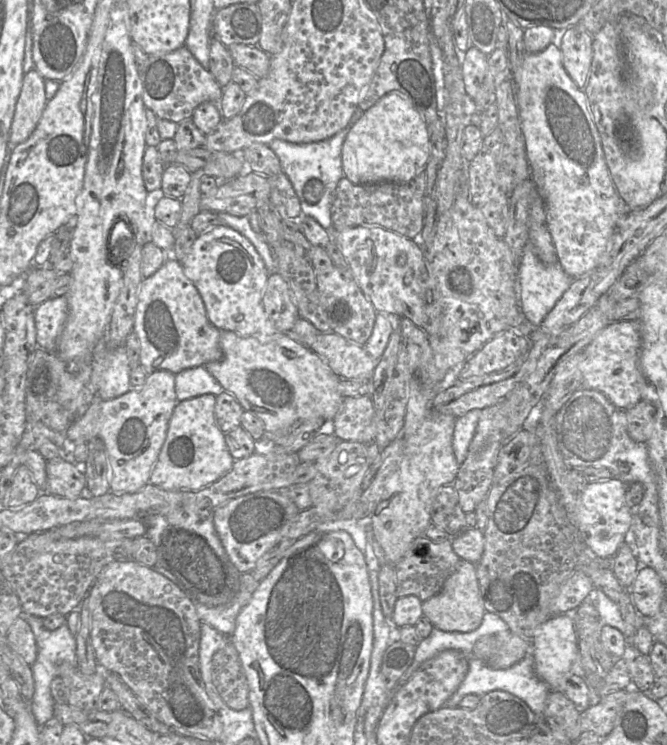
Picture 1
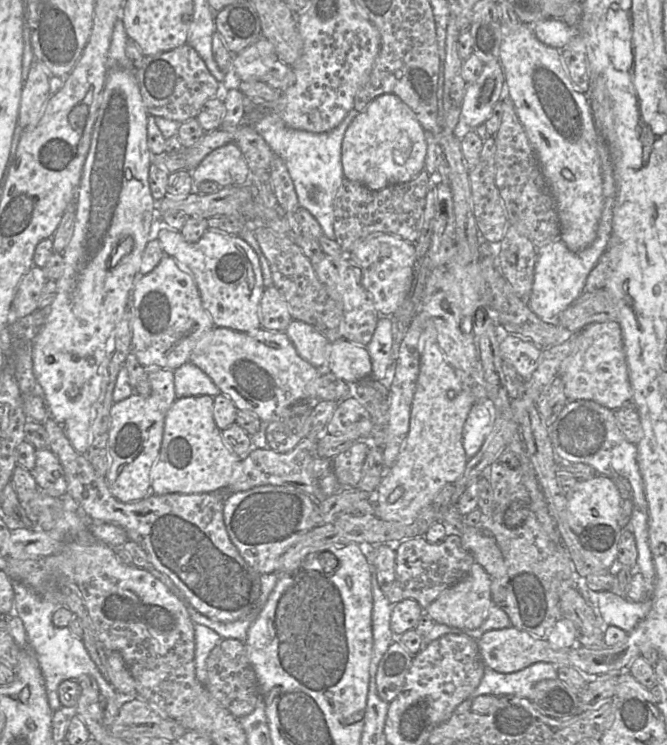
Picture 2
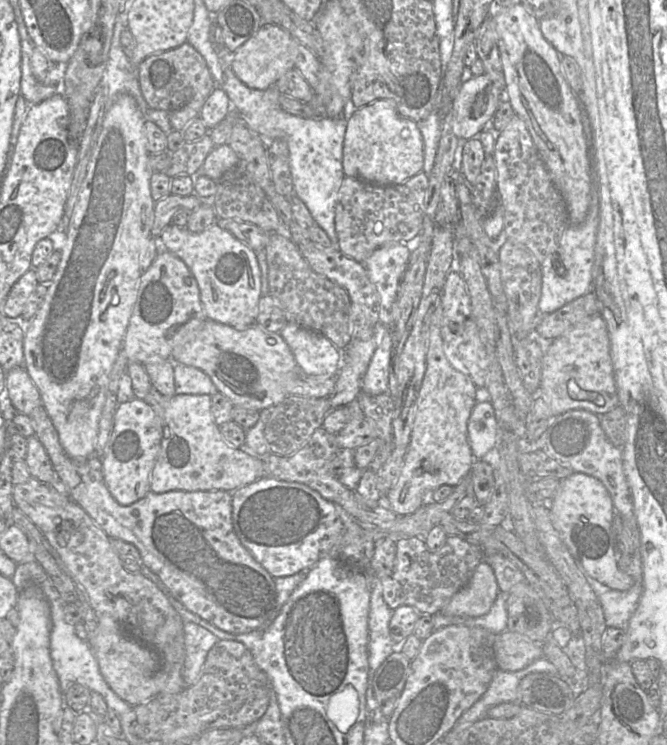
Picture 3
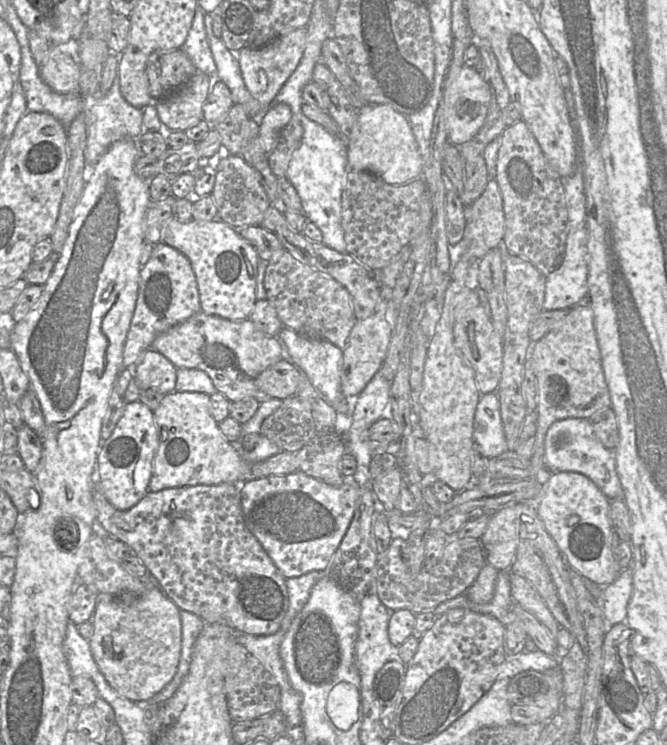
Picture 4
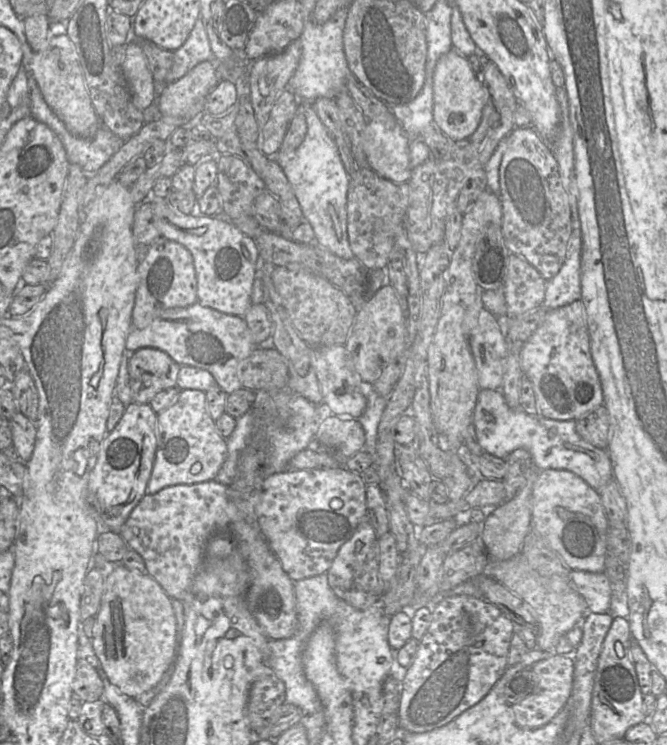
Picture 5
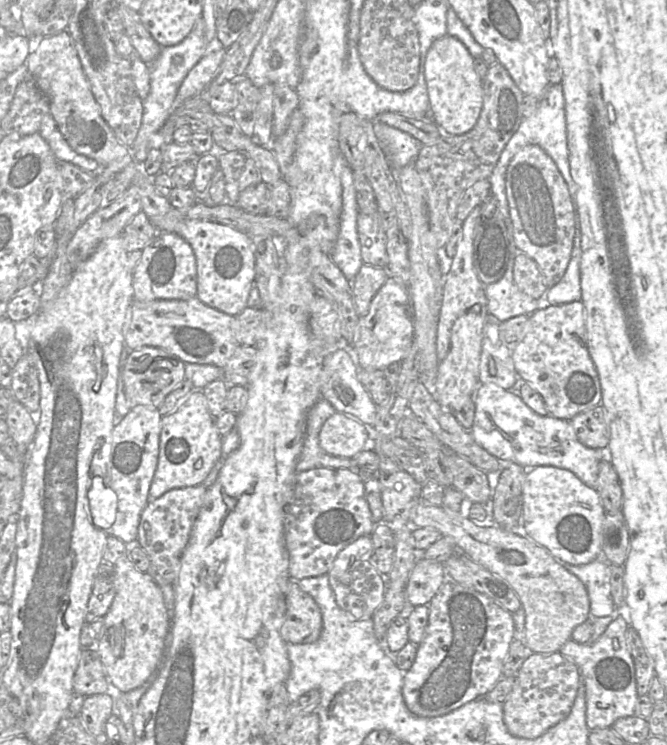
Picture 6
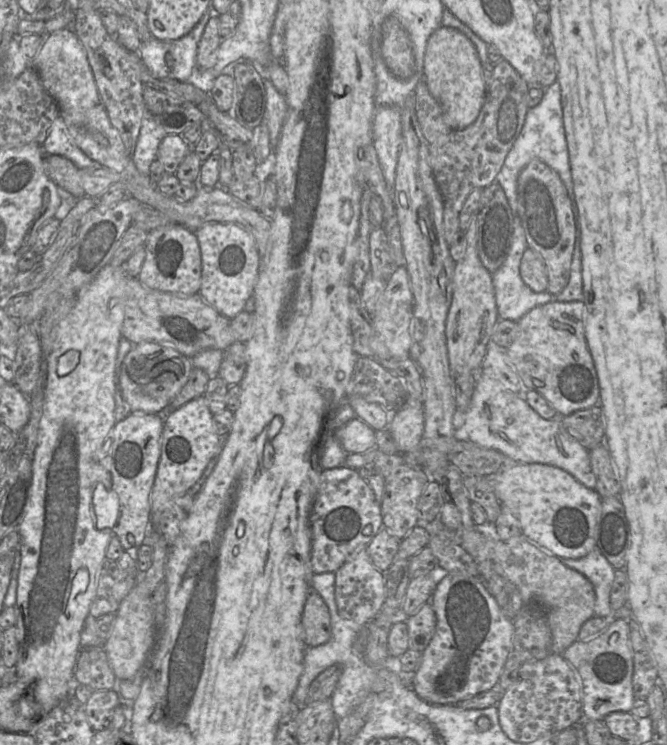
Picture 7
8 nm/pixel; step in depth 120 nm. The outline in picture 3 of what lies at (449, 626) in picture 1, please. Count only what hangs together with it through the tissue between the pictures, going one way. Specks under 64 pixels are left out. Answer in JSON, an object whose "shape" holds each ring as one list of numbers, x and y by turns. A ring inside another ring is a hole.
{"shape":[[482,561,469,582,451,597,440,612,450,616,483,616,491,609,499,591,493,569]]}

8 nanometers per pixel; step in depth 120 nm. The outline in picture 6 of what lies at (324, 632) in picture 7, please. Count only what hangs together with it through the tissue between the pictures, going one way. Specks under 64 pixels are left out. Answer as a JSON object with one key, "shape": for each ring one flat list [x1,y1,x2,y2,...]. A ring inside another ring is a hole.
{"shape":[[289,577,285,586,286,612,280,636,286,643,315,642,322,631,322,614,315,600]]}

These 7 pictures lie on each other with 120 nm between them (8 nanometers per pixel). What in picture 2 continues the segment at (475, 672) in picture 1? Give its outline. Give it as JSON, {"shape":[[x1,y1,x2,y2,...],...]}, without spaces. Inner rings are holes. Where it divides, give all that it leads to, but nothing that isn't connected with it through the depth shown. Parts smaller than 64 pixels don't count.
{"shape":[[546,662,534,663,514,673,498,673,486,667,479,686,457,706,454,713,459,715,471,711,474,699,480,695,496,697,512,695,530,699,531,691,536,683,556,678,557,666]]}

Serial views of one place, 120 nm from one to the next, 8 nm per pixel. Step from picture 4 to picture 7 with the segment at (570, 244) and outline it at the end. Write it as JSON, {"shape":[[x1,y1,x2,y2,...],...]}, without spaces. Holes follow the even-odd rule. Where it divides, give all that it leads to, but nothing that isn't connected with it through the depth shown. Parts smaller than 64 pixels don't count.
{"shape":[[575,196,573,197,574,197,574,201,571,201,571,204,572,204,572,209,574,212,575,222,576,222,576,239,575,239,569,281,566,287,559,294,554,296,554,299,560,302,583,301,582,249,581,249,582,228,579,220,579,210,578,210,577,201,575,199]]}

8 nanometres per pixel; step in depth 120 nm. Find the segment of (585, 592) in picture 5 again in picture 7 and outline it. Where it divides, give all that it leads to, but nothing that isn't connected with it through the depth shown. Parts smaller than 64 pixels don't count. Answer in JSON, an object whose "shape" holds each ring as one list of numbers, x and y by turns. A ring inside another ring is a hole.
{"shape":[[597,546,581,558,563,558,562,562,583,574,593,584,596,597,594,616,606,617,614,612,610,605,610,591,615,576,615,568]]}

